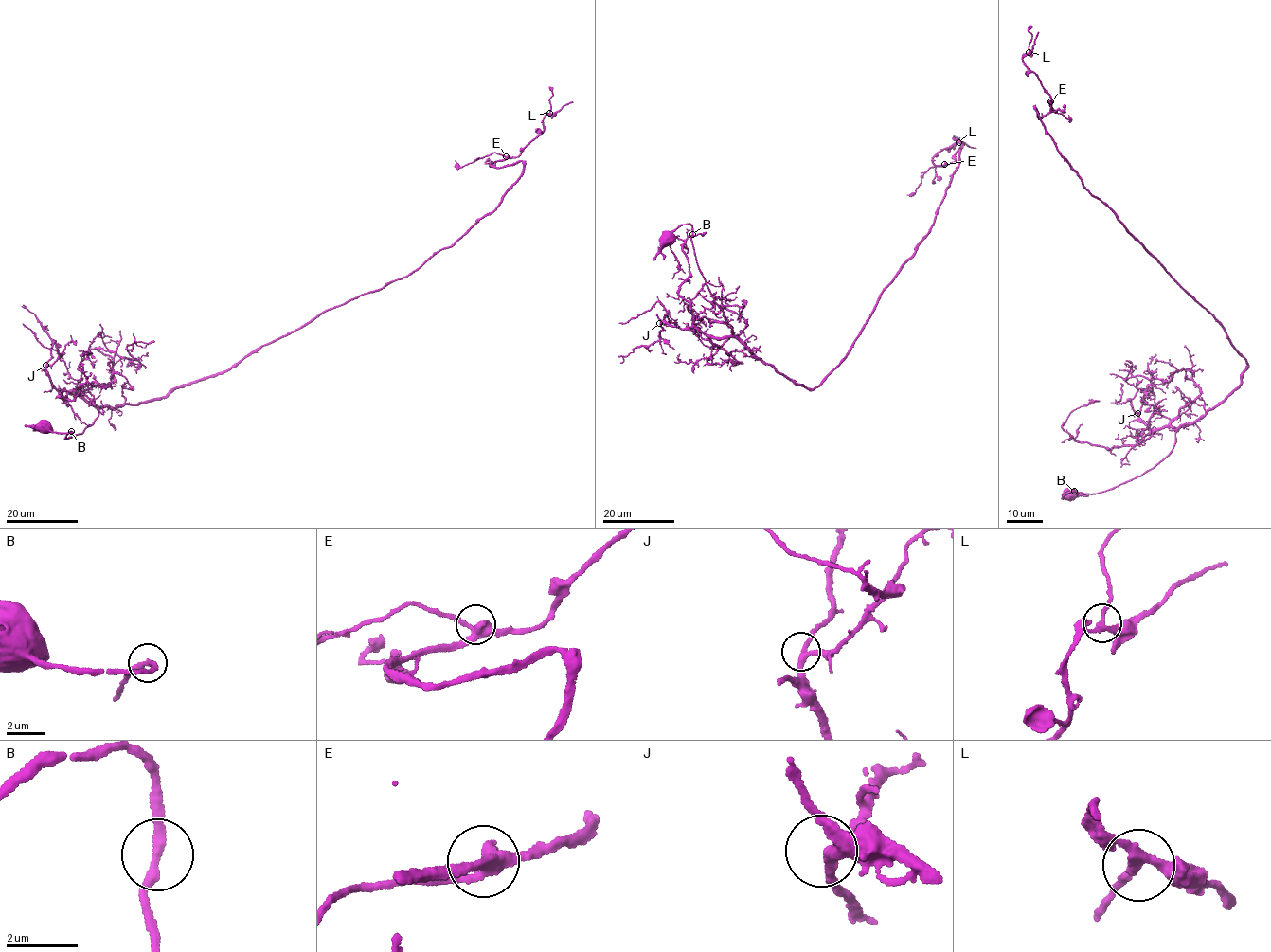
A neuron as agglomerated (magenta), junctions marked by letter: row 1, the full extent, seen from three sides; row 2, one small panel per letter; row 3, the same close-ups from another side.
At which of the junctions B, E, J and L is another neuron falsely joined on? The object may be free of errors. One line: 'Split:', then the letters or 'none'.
Split: none

